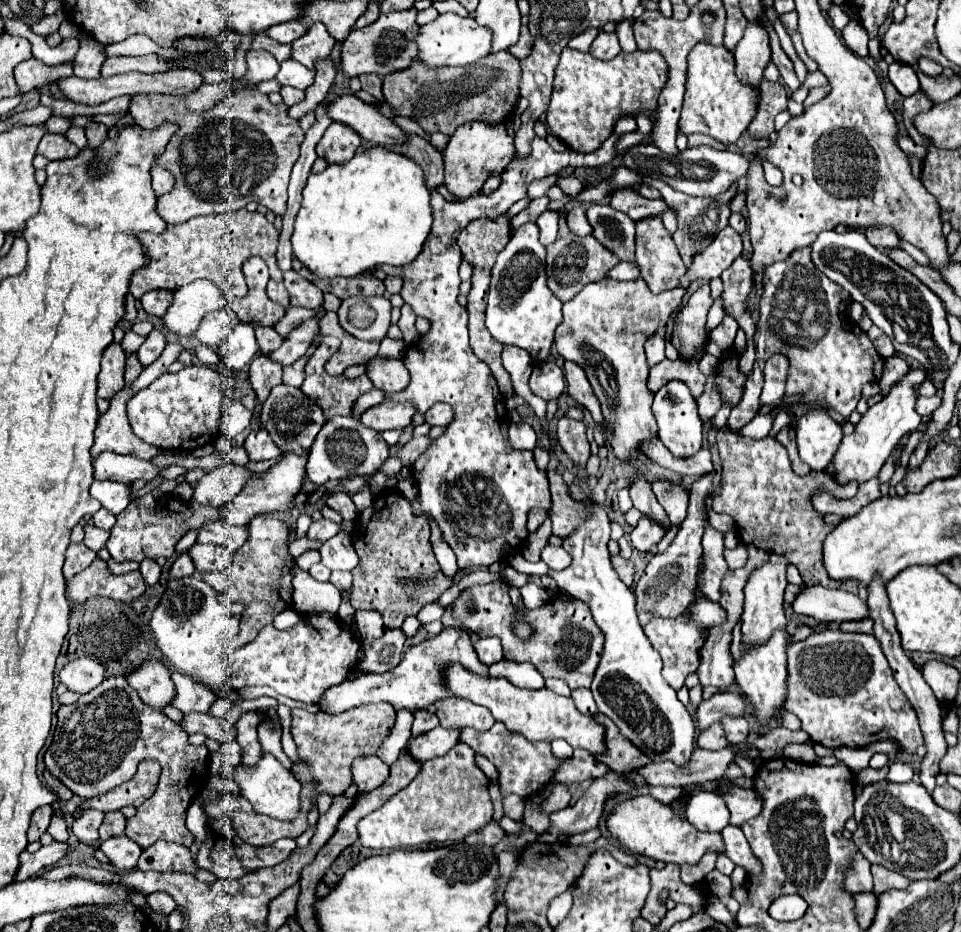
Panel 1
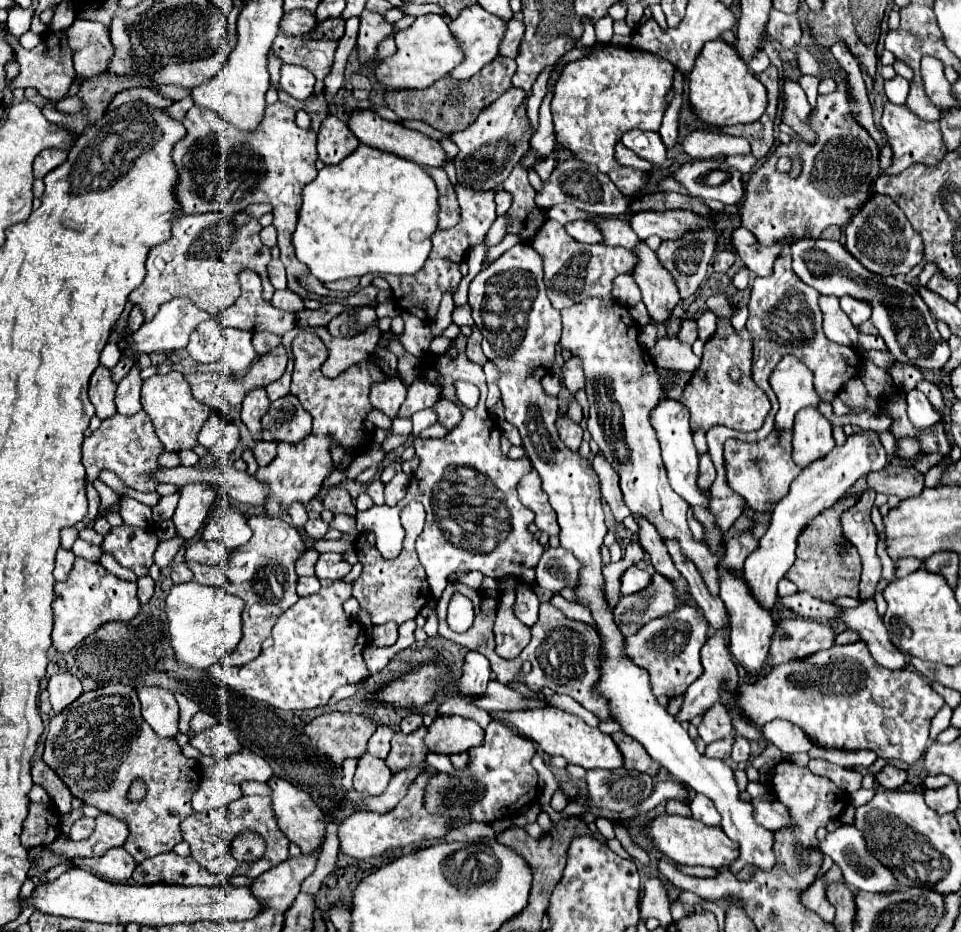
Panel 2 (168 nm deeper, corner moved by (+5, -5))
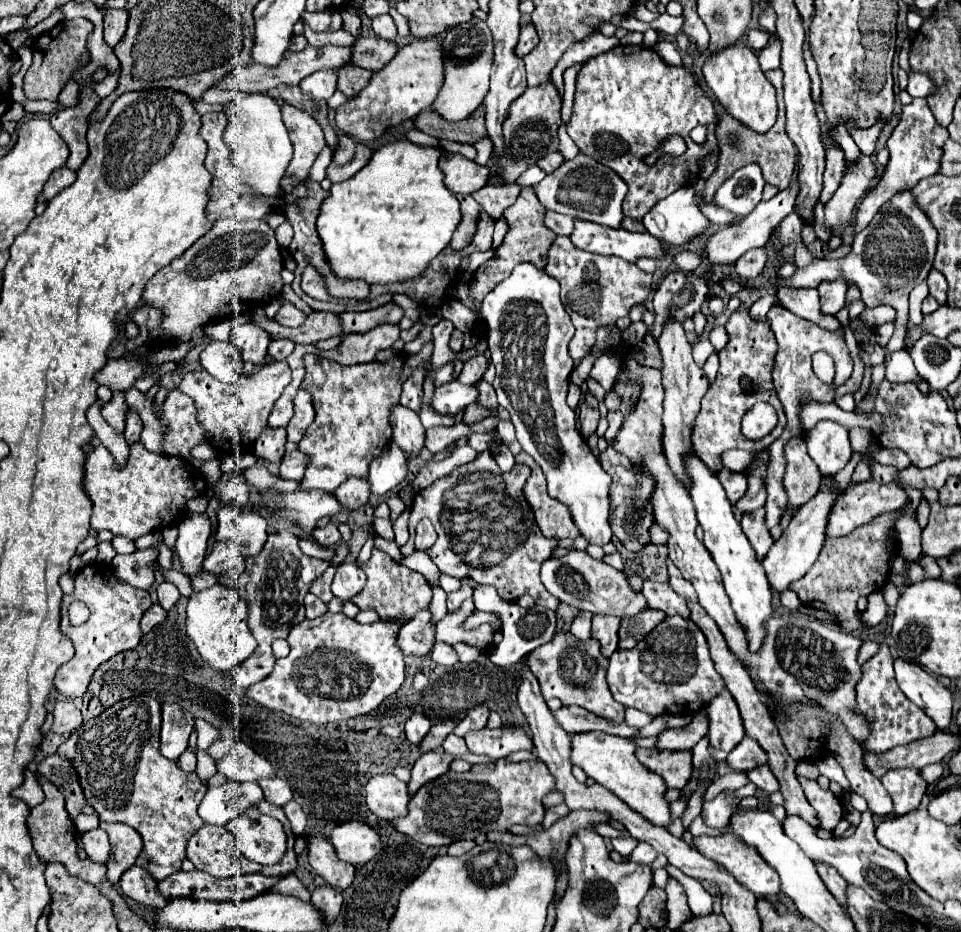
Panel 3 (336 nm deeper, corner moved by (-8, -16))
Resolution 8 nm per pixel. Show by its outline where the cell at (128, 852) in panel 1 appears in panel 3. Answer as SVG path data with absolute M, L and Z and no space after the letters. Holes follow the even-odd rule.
M133 866L129 870L123 872L119 886L123 890L125 896L133 898L135 902L143 904L143 906L151 906L151 908L163 908L169 900L159 896L155 890L155 878L149 876L149 872L145 872L139 866Z

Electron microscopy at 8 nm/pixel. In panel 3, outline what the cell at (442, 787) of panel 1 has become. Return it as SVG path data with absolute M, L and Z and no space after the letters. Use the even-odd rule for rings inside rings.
M359 820L337 826L331 832L329 840L333 842L339 858L343 862L349 862L355 866L367 864L383 848L381 834L377 830L373 830L369 824L359 822Z

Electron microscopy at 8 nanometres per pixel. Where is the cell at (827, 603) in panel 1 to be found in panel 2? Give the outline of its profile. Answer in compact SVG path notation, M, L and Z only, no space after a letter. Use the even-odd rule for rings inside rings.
M866 599L854 609L840 609L840 611L842 611L840 619L848 625L848 629L860 633L878 665L892 671L906 669L906 657L888 639L888 631L884 629L884 623L876 613L874 599Z

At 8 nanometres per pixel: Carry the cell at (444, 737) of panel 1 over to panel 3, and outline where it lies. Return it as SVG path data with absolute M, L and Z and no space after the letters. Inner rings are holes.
M499 728L499 730L473 730L465 734L465 744L473 754L487 756L491 760L505 758L517 750L531 750L533 742L531 738L519 728Z

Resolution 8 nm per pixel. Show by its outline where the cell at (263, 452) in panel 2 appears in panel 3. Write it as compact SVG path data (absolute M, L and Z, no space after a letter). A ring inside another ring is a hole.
M295 450L291 454L285 454L281 464L279 464L279 476L287 478L287 480L301 480L307 460L309 458L305 454L301 454L299 450Z

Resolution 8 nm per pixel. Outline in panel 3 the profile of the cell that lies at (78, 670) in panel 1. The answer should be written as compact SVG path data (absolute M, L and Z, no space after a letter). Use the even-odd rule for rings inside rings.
M57 700L55 702L55 722L51 732L55 734L69 734L83 724L83 714L73 700Z

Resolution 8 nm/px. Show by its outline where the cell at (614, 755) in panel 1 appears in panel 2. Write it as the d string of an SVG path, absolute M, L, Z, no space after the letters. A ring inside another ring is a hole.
M620 731L620 733L614 733L614 741L616 741L616 745L620 747L620 751L624 755L624 767L626 769L644 771L644 773L648 773L652 777L658 775L660 765L648 757L646 749L634 737L628 737L626 733Z

